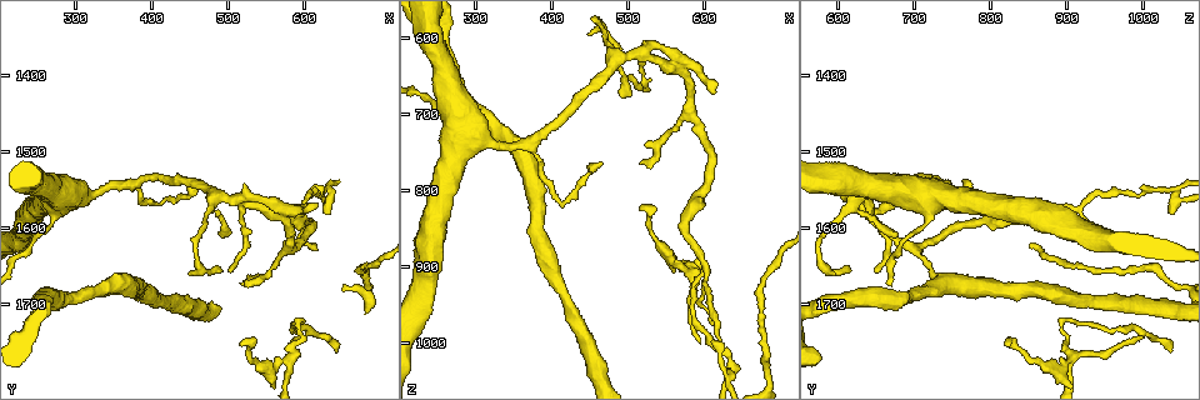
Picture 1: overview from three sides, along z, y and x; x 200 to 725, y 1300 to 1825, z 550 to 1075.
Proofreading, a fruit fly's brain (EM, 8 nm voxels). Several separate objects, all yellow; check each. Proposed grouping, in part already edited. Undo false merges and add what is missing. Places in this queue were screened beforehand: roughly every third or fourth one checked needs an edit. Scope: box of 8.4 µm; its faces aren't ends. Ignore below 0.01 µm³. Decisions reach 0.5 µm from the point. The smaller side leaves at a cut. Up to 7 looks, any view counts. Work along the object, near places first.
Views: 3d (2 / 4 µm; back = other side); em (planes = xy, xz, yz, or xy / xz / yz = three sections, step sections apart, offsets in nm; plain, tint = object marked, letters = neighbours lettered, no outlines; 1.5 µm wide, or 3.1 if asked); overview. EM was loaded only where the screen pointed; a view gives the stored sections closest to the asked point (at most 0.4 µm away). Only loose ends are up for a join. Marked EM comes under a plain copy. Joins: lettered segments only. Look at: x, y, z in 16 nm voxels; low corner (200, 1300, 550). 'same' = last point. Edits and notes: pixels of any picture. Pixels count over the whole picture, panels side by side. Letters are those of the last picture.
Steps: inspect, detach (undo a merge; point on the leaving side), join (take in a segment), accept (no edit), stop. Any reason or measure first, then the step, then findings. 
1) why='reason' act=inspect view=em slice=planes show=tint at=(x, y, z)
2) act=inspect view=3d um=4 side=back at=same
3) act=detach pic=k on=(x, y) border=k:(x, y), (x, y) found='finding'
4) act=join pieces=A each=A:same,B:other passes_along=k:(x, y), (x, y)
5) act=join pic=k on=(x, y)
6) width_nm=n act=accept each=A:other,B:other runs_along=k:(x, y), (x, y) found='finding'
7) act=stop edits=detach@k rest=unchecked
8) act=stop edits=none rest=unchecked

why='an open end' act=inspect view=3d um=4 at=(500, 1610, 675)

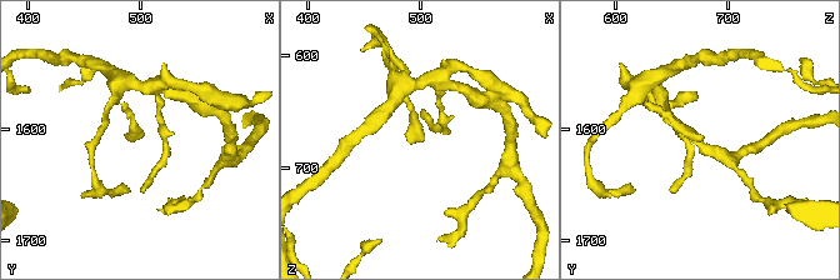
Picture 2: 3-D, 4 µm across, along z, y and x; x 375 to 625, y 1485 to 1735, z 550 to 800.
why='shape alone is not enough' act=inspect view=em slice=xz step=8 show=letters at=(500, 1610, 678)

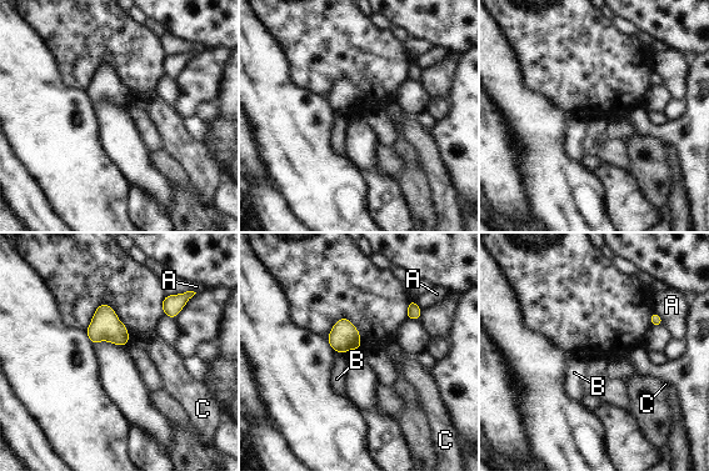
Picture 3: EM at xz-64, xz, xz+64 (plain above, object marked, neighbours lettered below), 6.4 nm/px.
why='another direction' act=inspect view=em slice=yz step=4 show=letters at=same

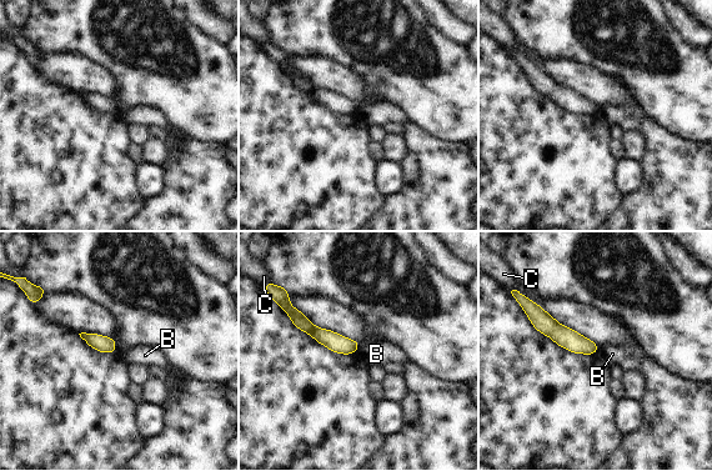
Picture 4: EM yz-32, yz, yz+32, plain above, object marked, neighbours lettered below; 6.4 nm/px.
act=accept each=B:other,C:other runs_along=4:(536, 314), (558, 334), (595, 349) found='none of them fits'

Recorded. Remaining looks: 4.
why='thin end' act=inspect view=em slice=planes show=letters at=(515, 1675, 765)

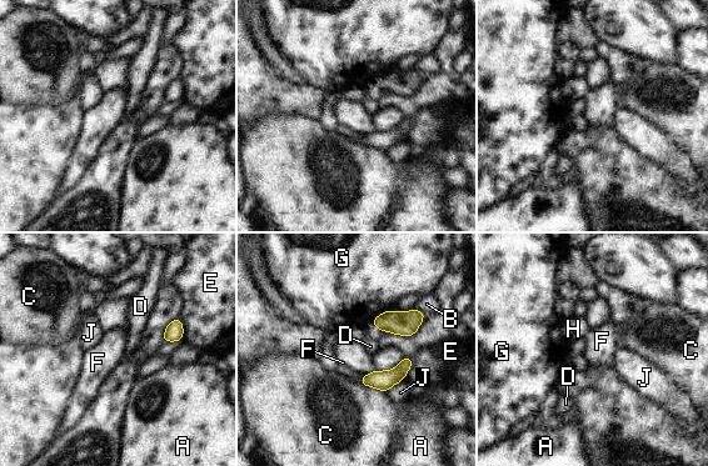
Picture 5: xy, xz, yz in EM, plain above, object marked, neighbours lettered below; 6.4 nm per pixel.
act=accept each=A:other,B:other,C:other,D:other,E:other,F:other,G:other,H:other,J:other found='none of them fits'

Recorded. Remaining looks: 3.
why='free end' act=inspect view=em slice=xy step=8 show=letters at=(640, 1760, 1035)

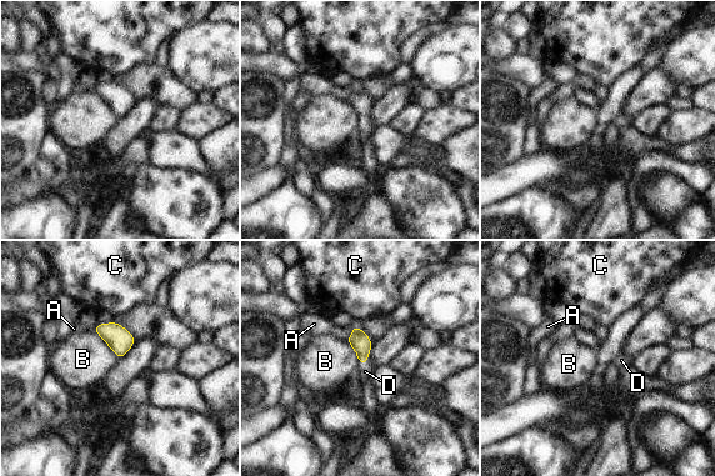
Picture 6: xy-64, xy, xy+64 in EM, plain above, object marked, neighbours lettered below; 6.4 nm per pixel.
act=inspect view=em slice=planes show=letters at=same

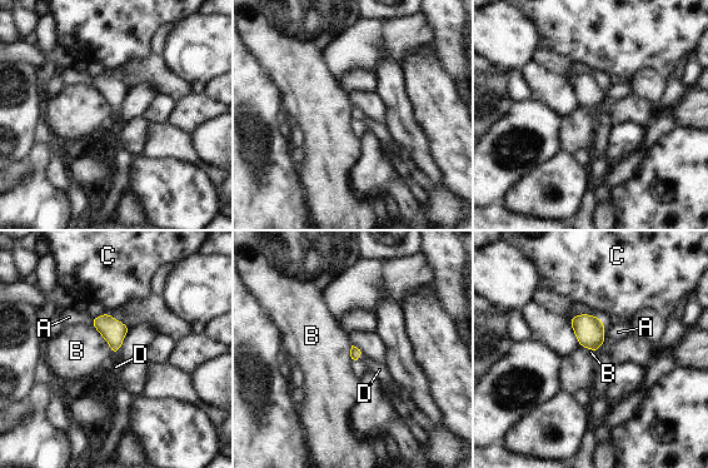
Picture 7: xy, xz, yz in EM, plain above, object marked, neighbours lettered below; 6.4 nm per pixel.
act=join pieces=D each=A:other,B:other,C:other,D:same passes_along=7:(355, 353), (359, 356), (379, 369) found='it goes on there'

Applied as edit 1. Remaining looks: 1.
act=stop edits=join@7 rest=unchecked

